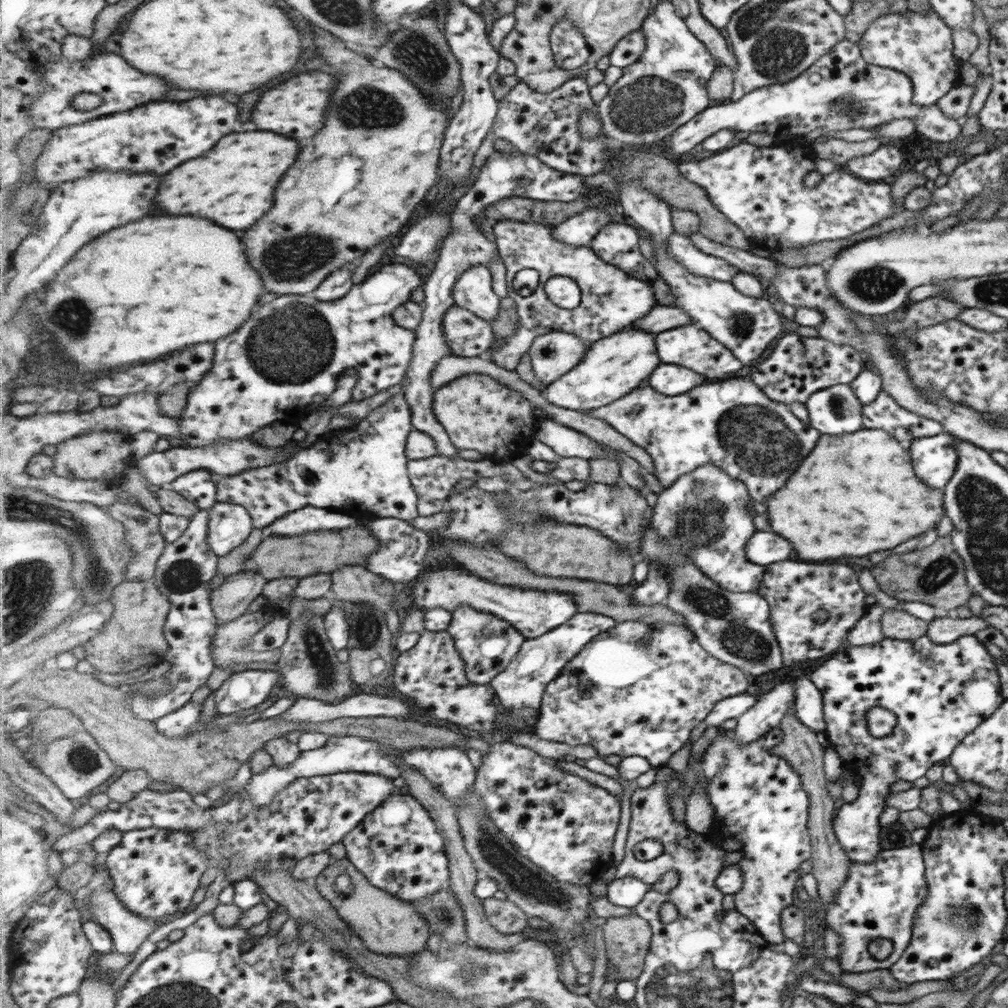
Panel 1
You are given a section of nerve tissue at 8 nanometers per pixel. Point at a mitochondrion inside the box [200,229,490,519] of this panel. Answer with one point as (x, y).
(294, 343)

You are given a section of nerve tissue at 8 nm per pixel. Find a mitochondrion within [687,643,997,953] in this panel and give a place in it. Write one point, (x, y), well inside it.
(959, 914)

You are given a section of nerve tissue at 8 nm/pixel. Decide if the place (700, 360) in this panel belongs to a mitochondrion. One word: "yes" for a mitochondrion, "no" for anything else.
no

